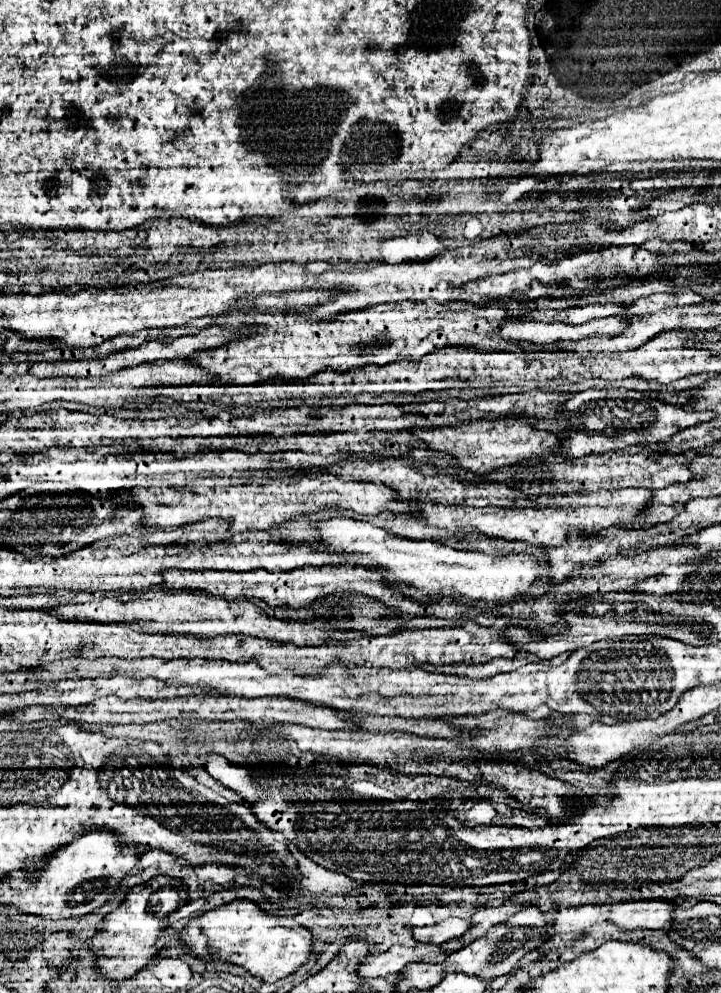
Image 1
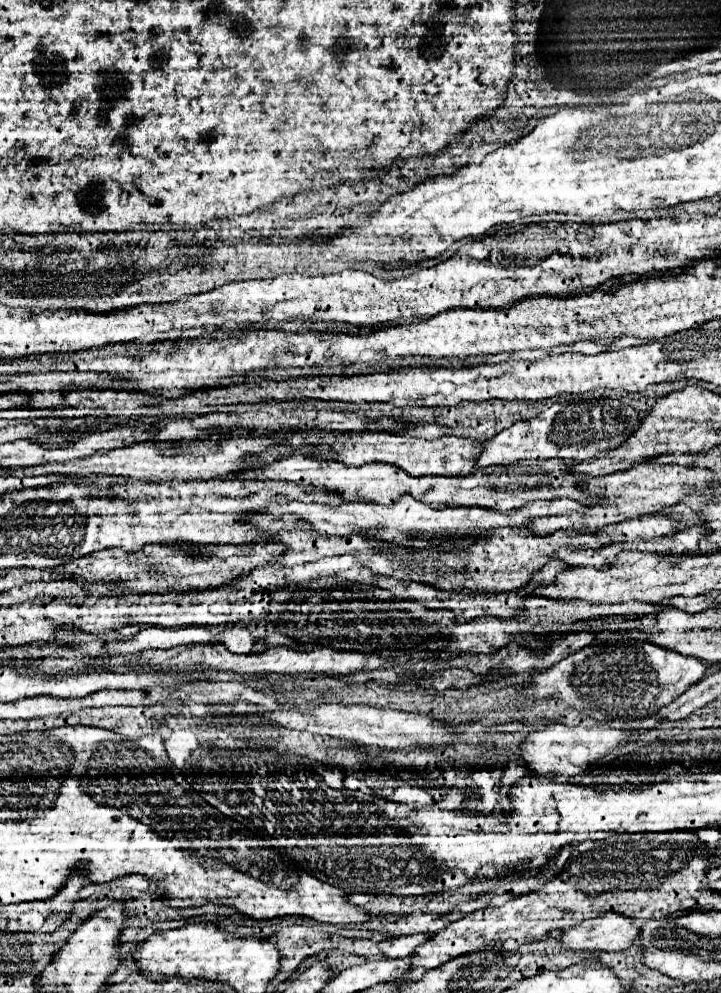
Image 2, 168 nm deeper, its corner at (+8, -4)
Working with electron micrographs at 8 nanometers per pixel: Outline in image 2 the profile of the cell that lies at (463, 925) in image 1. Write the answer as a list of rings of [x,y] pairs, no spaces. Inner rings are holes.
[[[409,935],[409,937],[391,937],[391,939],[385,939],[379,943],[379,949],[381,949],[381,955],[383,957],[389,957],[389,959],[403,959],[403,957],[409,957],[413,953],[413,949],[419,945],[419,943],[425,943],[429,939],[429,935]]]

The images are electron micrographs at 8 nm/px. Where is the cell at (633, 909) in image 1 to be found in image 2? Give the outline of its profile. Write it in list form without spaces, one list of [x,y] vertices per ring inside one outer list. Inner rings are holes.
[[[605,913],[603,917],[589,919],[579,927],[563,931],[561,947],[563,951],[623,951],[631,947],[631,943],[637,937],[639,937],[639,923],[635,919],[623,917],[619,913]]]

